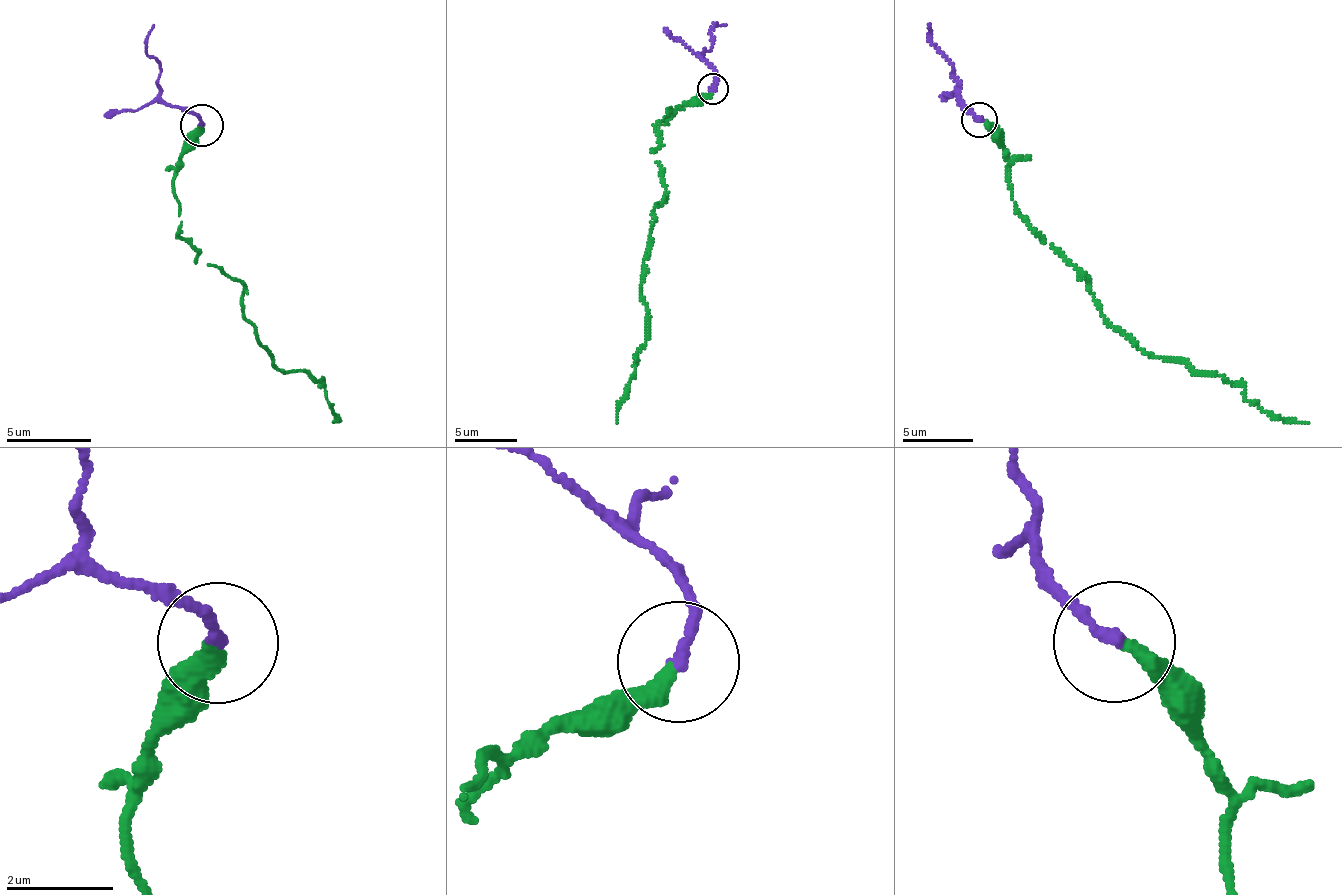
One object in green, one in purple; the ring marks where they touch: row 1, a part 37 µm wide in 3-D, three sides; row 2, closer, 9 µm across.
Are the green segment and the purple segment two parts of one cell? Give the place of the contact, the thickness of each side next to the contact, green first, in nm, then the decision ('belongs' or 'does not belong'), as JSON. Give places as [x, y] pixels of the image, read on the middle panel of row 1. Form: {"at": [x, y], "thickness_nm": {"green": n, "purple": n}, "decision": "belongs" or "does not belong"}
{"at": [713, 88], "thickness_nm": {"green": 300, "purple": 240}, "decision": "belongs"}

